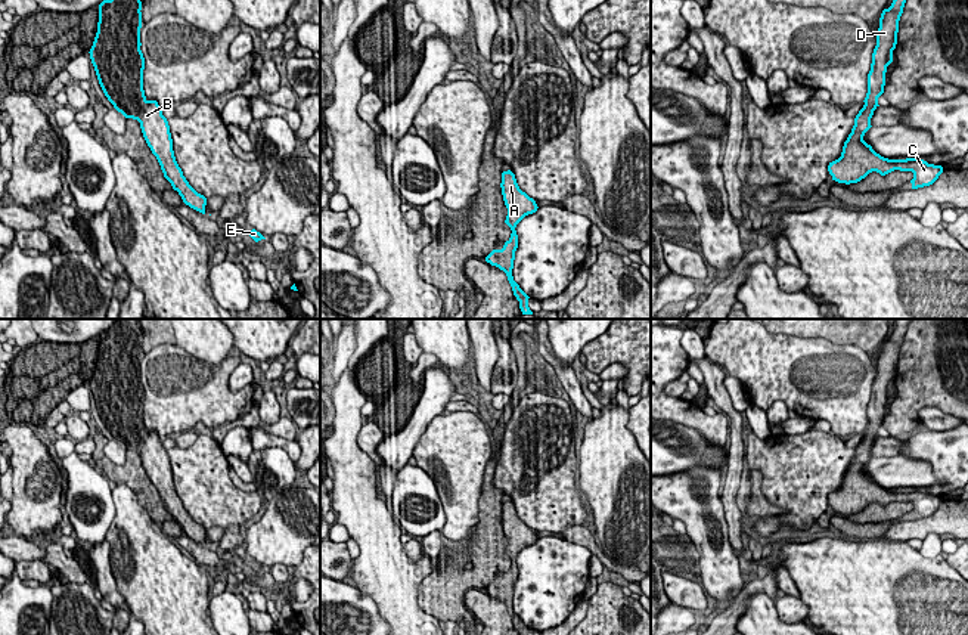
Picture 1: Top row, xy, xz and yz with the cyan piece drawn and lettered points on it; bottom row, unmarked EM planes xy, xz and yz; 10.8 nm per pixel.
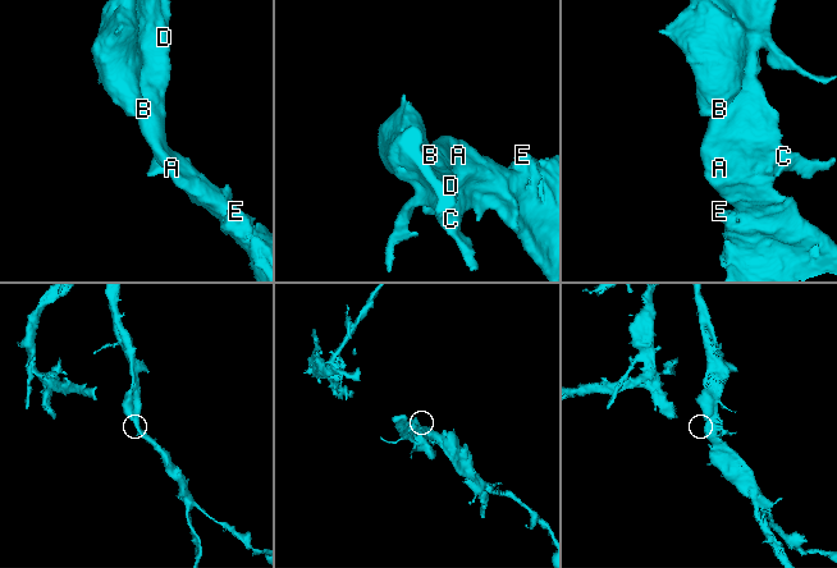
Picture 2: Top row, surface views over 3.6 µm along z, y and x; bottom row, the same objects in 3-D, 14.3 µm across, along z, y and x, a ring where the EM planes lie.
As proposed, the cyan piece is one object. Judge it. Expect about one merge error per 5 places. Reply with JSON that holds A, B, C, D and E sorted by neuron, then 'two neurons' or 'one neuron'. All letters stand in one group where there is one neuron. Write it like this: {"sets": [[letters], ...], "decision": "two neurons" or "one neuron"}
{"sets": [["A", "B", "C", "D", "E"]], "decision": "one neuron"}

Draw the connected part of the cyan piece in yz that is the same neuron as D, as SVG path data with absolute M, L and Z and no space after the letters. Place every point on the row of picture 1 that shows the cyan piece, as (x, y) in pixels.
M893 0L879 18L879 28L875 32L877 46L872 53L871 71L868 74L868 93L865 105L854 118L854 126L844 142L841 157L828 165L832 180L838 183L857 183L869 173L877 171L885 176L894 170L912 171L912 189L933 185L943 173L941 165L928 164L915 157L906 159L888 159L877 154L863 140L865 133L872 127L871 118L879 106L878 97L884 93L887 66L893 62L893 50L897 44L899 21L906 0Z

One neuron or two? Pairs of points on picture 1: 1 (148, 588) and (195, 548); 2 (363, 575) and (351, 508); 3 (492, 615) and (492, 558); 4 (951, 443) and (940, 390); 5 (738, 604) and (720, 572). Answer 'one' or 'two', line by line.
1: two
2: one
3: two
4: two
5: two

